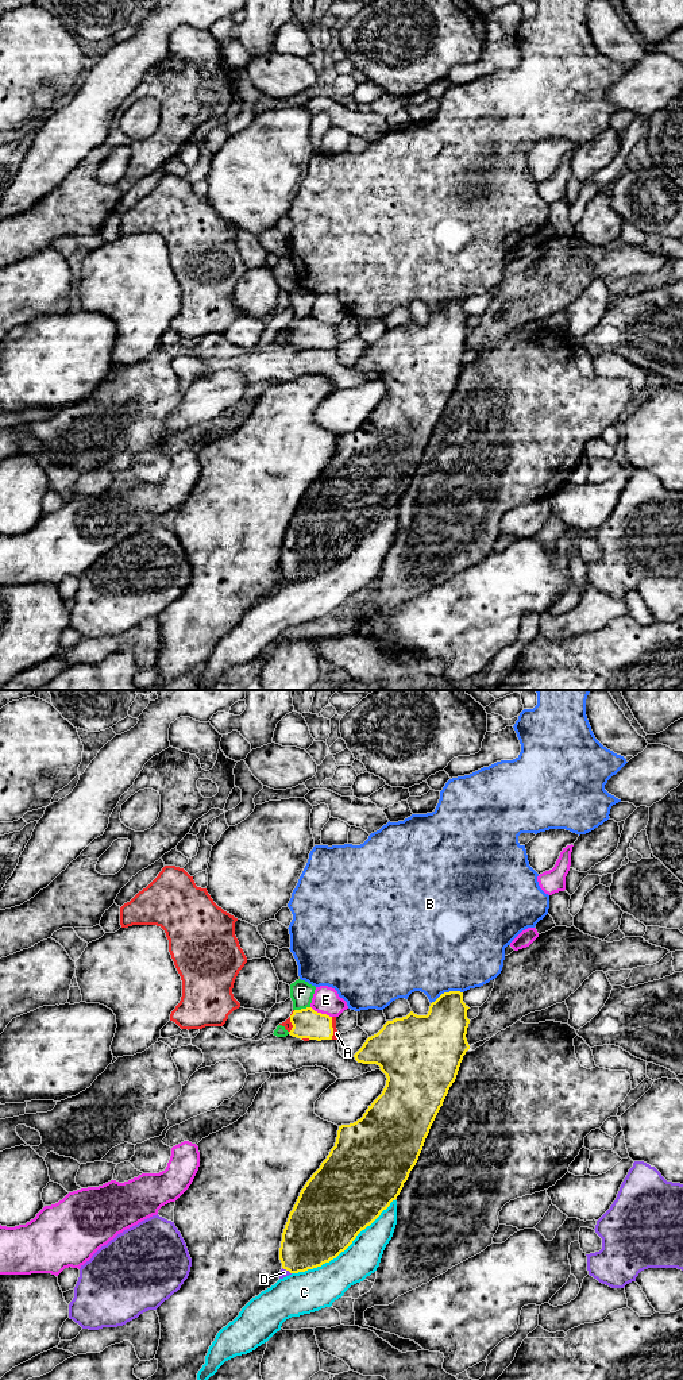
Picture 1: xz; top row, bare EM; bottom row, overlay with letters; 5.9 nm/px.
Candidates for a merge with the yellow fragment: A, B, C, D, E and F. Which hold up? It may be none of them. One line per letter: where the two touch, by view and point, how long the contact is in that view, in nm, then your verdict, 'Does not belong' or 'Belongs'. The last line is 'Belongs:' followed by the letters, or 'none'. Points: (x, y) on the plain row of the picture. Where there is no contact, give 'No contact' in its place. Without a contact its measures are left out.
A: Touches yellow at xz (332, 336). Shared border 140 nm. Belongs
B: Touches yellow at xz (446, 301). Shared border 200 nm. Does not belong
C: Touches yellow at xz (343, 559). Shared border 750 nm. Does not belong
D: Touches yellow at xz (286, 578). Shared border 70 nm. Does not belong
E: Touches yellow at xz (320, 322). Shared border 140 nm. Does not belong
F: Touches yellow at xz (301, 317). Shared border 100 nm. Does not belong
Belongs: A

